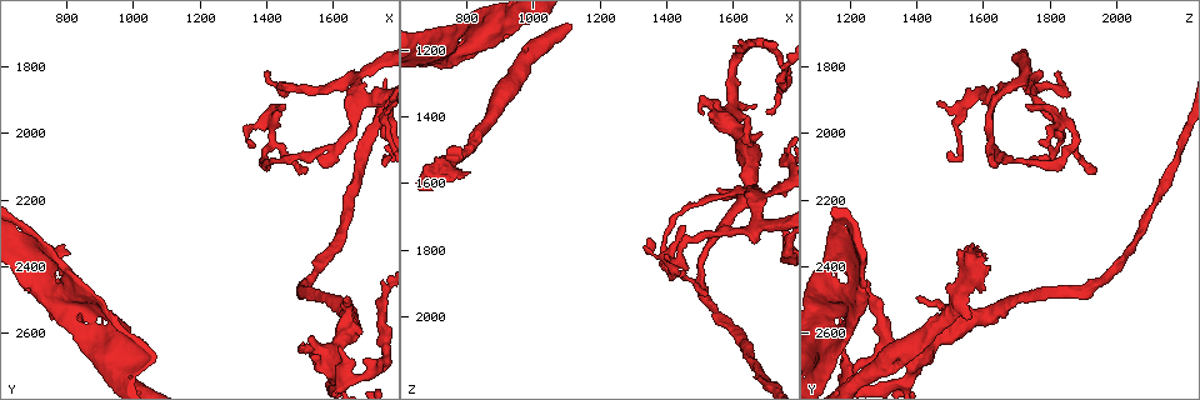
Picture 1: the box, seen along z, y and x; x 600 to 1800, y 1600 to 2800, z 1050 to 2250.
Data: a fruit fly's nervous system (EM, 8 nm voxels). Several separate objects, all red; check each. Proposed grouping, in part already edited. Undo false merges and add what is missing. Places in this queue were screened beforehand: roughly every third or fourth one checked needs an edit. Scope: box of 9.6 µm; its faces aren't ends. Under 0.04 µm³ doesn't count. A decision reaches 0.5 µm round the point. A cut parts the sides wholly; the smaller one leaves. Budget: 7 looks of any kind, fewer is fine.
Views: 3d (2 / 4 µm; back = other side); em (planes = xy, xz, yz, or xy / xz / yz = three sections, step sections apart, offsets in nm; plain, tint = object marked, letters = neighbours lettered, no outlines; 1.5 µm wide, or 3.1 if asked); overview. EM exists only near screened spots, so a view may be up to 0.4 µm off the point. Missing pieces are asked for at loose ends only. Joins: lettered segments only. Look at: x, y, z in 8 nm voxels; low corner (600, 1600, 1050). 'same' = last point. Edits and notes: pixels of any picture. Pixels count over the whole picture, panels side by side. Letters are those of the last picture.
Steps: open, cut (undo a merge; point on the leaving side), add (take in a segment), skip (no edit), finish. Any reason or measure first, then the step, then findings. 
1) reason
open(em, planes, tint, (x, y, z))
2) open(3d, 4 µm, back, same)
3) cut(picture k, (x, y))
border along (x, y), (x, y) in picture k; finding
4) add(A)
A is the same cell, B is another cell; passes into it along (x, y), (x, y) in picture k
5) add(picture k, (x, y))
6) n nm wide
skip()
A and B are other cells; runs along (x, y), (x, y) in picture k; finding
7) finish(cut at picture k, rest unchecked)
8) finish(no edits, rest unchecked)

free end
open(em, planes, letters, (1650, 2500, 1400))

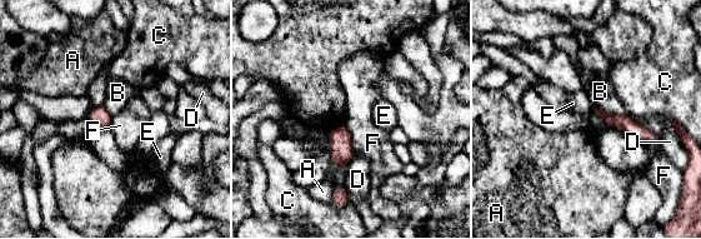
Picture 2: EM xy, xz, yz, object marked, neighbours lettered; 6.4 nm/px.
skip()
A, B, C, D, E and F are other cells; runs along (605, 115), (656, 139) in picture 2; none of them fits

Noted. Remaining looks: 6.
thin end
open(3d, 2 µm, (1450, 1910, 1720))

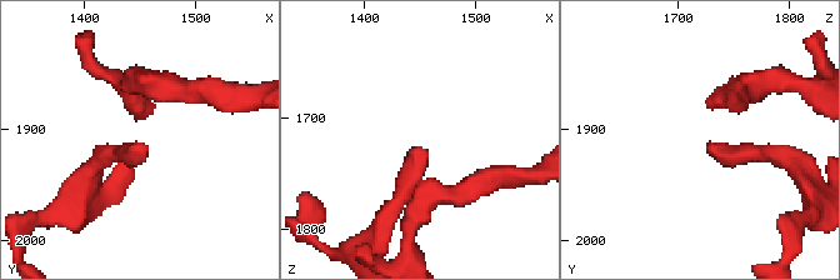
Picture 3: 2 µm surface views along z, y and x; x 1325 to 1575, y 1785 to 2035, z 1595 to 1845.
now the EM
open(em, planes, letters, (1450, 1914, 1724))

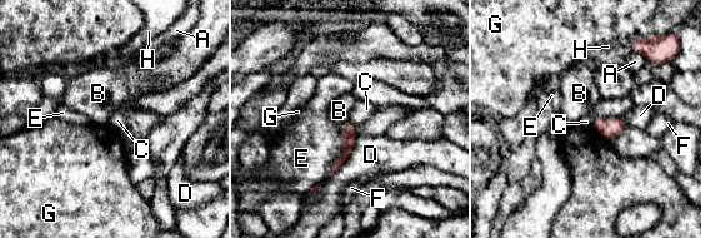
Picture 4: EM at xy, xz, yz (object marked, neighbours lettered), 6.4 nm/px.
E touches over 340 nm
skip()
A, B, C, D, E, F, G and H are other cells; runs along (349, 125), (348, 152), (335, 167) in picture 4; none of them fits

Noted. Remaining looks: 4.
four or more arms meet
open(3d, 2 µm, (720, 2490, 1230))

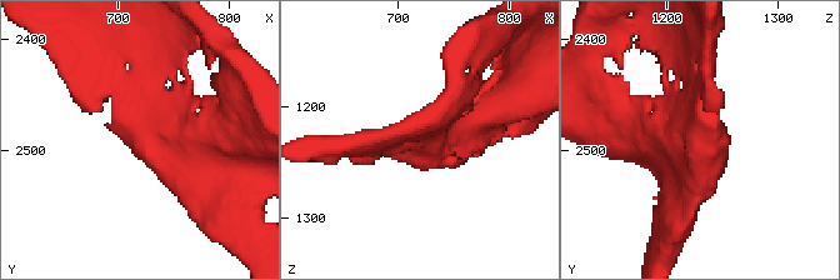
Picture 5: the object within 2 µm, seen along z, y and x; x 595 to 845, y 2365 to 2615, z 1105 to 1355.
now the EM
open(em, planes, letters, (728, 2484, 1232))

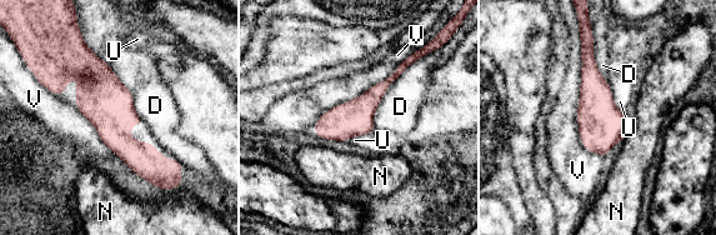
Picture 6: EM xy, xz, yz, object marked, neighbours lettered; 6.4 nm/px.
D touches over 460 nm
skip()
D, N, U and V are other cells; runs along (83, 53), (115, 134), (159, 180) in picture 6; all the same neuron

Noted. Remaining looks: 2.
finish(no edits, rest unchecked)

